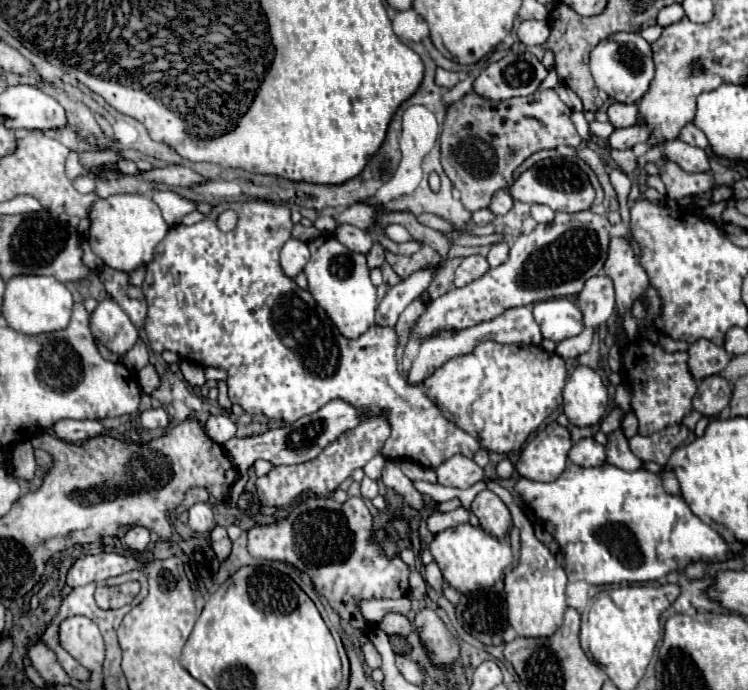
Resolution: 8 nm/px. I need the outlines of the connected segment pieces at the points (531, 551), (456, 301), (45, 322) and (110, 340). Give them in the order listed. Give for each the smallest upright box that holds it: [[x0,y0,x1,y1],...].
[[488,482,566,638],[410,210,610,340],[2,276,72,334],[90,298,138,356]]

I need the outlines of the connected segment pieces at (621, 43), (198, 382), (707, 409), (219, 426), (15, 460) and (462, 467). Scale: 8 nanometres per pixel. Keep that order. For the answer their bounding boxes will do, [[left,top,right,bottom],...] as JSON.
[[590,32,654,104],[180,360,206,387],[692,374,732,416],[204,416,236,444],[10,440,36,480],[438,456,484,488]]

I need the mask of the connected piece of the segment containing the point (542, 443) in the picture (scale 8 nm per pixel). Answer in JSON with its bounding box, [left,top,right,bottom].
[516,422,572,482]

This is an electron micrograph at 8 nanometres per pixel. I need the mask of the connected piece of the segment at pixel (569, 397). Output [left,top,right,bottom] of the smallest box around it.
[562,366,608,426]

